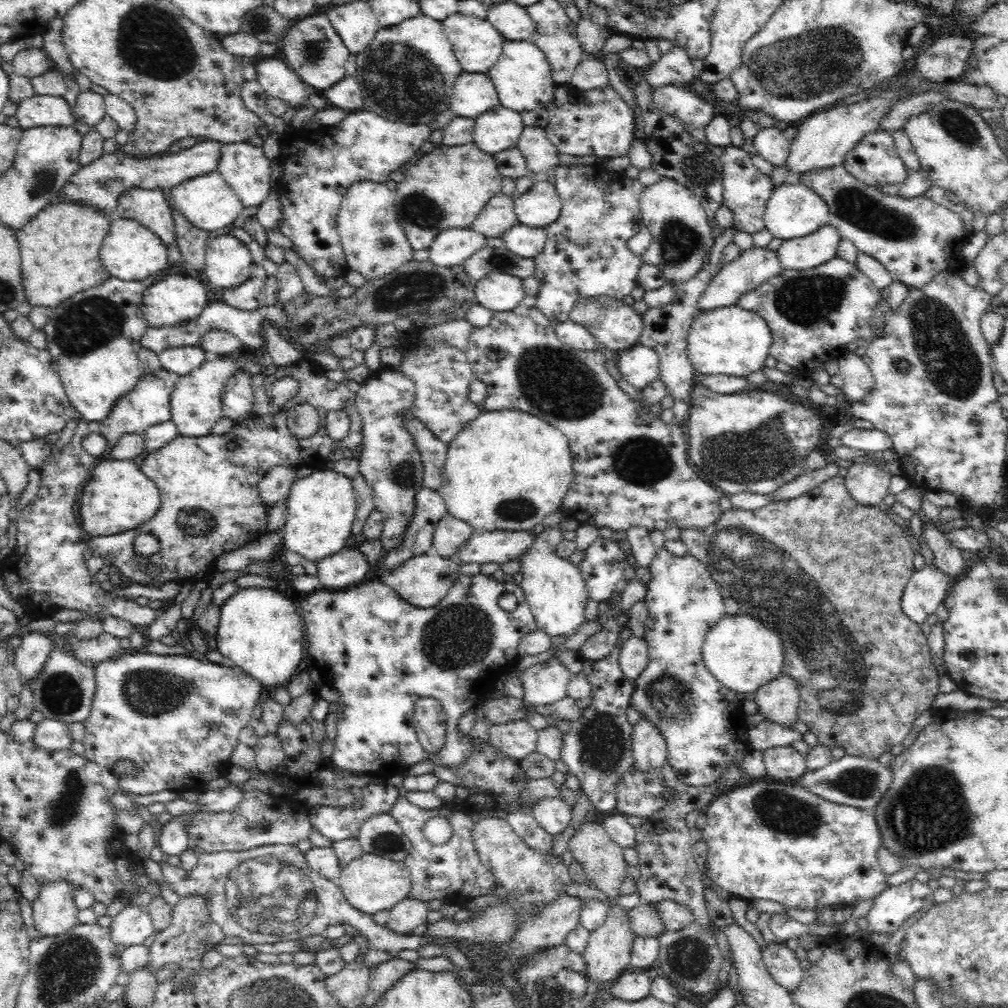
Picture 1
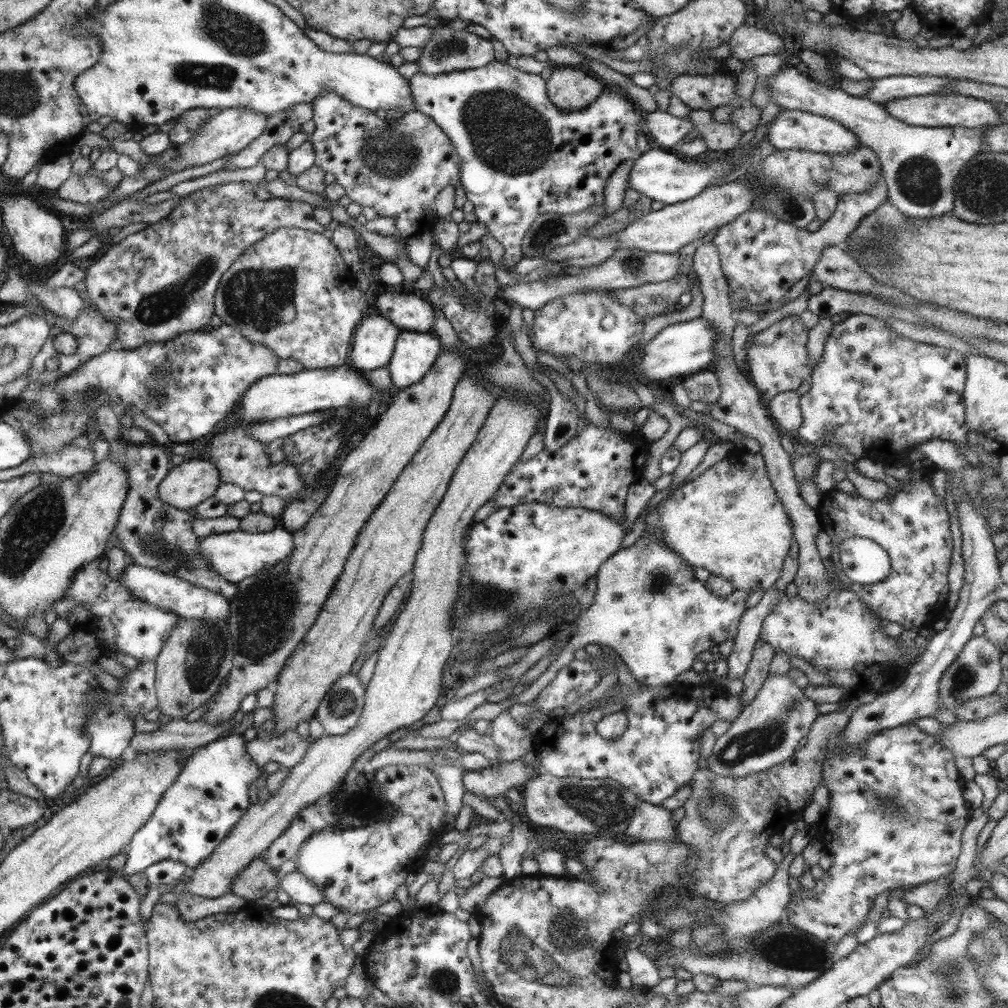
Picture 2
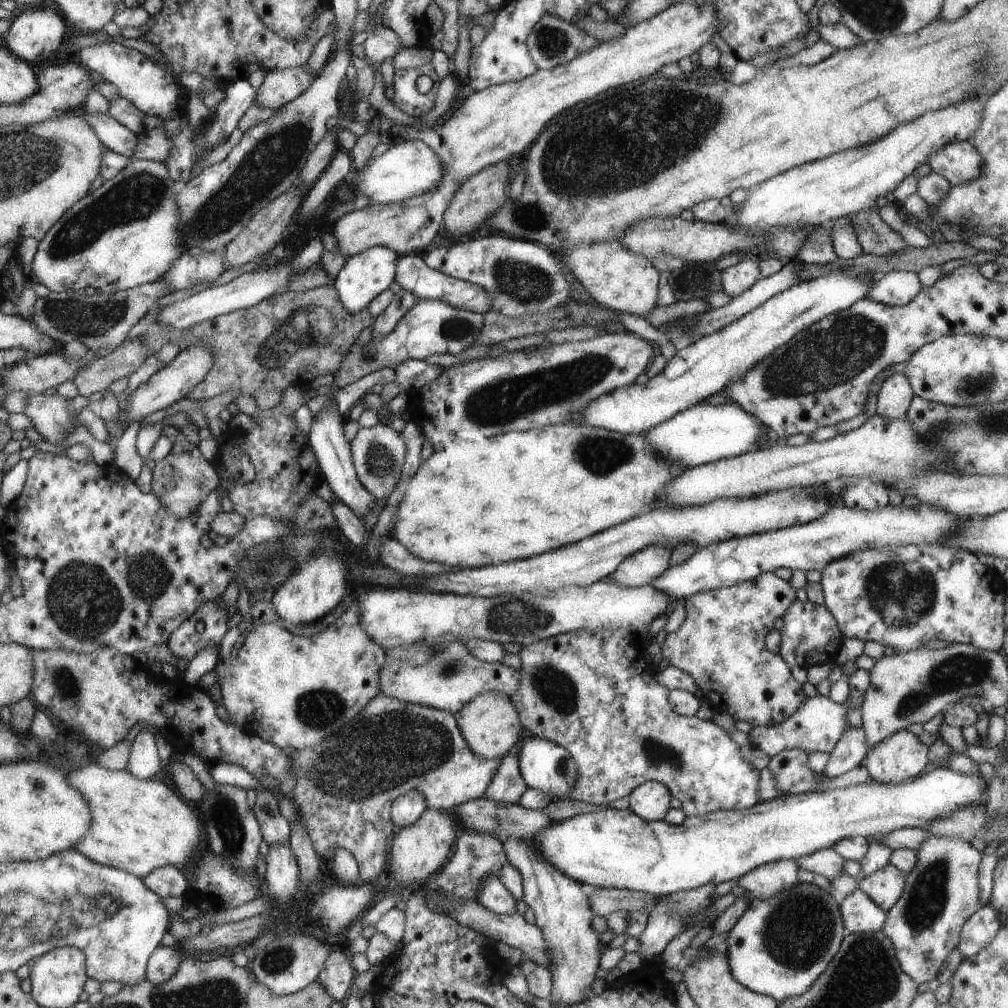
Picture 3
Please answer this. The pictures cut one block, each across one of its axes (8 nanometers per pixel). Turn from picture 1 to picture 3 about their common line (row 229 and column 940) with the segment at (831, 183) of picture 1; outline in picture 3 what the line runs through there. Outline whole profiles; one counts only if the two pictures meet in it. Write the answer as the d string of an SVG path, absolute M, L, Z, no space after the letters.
M927 836L927 840L915 850L917 862L909 872L905 872L905 884L899 900L891 906L887 912L887 920L883 924L883 934L893 942L895 958L901 966L901 970L919 986L921 982L929 984L935 980L935 974L941 966L941 962L949 956L953 948L959 944L959 932L963 924L973 916L975 910L979 910L977 904L977 866L981 860L981 852L961 840L961 838L949 838L949 836Z

